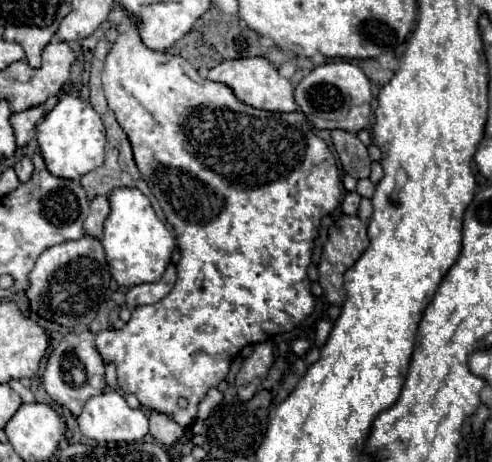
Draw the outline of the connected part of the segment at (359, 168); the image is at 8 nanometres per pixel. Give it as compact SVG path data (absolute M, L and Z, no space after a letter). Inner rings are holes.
M332 131L332 143L340 157L342 169L352 175L354 179L364 179L370 175L370 157L366 151L366 145L348 131Z

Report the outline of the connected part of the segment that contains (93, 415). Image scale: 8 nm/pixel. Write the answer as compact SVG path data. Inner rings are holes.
M104 391L104 393L88 399L82 413L76 419L78 419L78 427L80 427L82 435L92 441L132 443L132 441L142 439L148 433L148 417L140 409L130 409L118 391Z

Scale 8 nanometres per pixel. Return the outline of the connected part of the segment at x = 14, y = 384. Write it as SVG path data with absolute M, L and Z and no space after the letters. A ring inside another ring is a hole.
M10 379L10 383L8 383L18 395L20 395L20 399L24 401L24 403L34 403L36 399L34 399L34 395L32 395L32 391L28 389L28 387L24 387L18 379Z

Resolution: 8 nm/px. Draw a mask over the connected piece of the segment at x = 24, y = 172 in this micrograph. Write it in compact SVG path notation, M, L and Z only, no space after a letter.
M24 155L18 163L16 163L16 173L18 173L18 179L24 183L24 181L28 181L30 179L30 175L32 175L32 171L34 171L34 165L32 165L32 159L28 157L28 155Z

